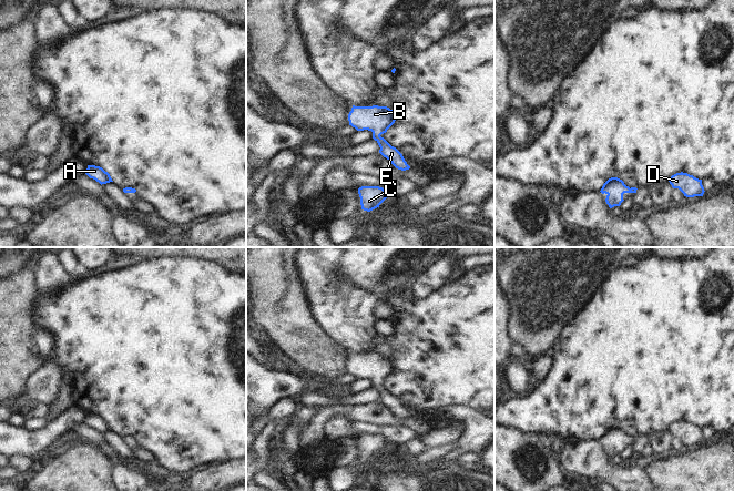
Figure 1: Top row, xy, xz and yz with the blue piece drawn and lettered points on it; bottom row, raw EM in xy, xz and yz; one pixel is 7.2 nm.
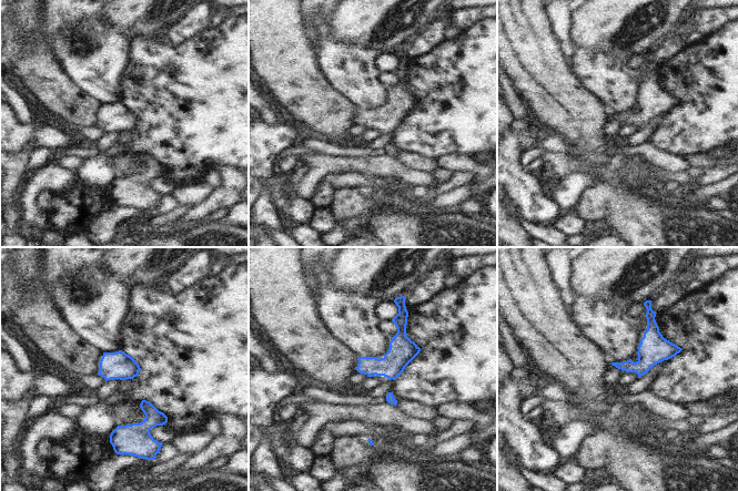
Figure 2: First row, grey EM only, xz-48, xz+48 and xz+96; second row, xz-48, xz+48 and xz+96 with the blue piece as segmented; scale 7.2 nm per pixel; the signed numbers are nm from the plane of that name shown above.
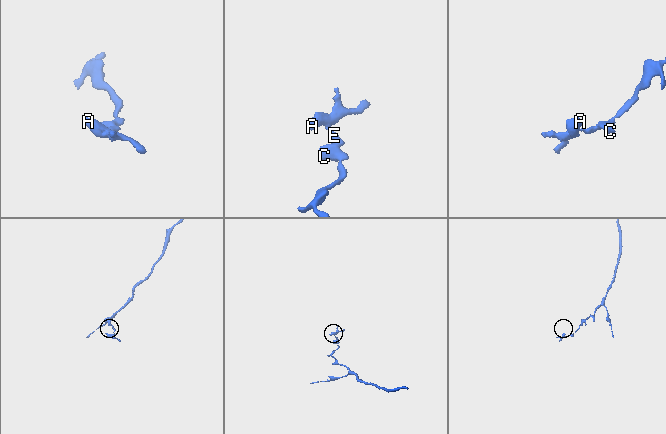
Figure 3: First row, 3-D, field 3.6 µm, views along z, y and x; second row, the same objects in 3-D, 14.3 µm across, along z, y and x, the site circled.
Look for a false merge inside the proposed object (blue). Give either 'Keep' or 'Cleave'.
Keep.

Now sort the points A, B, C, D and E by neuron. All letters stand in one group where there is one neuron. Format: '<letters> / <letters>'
A B C D E

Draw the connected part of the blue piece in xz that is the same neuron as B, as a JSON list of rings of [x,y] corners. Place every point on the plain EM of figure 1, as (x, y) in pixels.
[[[353,354],[351,359],[348,362],[348,369],[349,374],[357,379],[371,379],[373,387],[380,396],[379,401],[389,408],[396,417],[406,419],[409,418],[410,415],[405,409],[402,402],[380,385],[395,371],[396,365],[396,360],[387,355]]]

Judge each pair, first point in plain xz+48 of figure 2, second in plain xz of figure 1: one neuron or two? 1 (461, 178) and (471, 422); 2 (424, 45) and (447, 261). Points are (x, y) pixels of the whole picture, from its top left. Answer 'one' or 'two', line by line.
1: two
2: one

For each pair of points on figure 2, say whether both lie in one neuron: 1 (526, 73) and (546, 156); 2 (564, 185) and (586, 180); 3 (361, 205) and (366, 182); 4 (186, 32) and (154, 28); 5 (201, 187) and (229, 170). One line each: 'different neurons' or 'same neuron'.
1: different neurons
2: same neuron
3: different neurons
4: different neurons
5: different neurons

